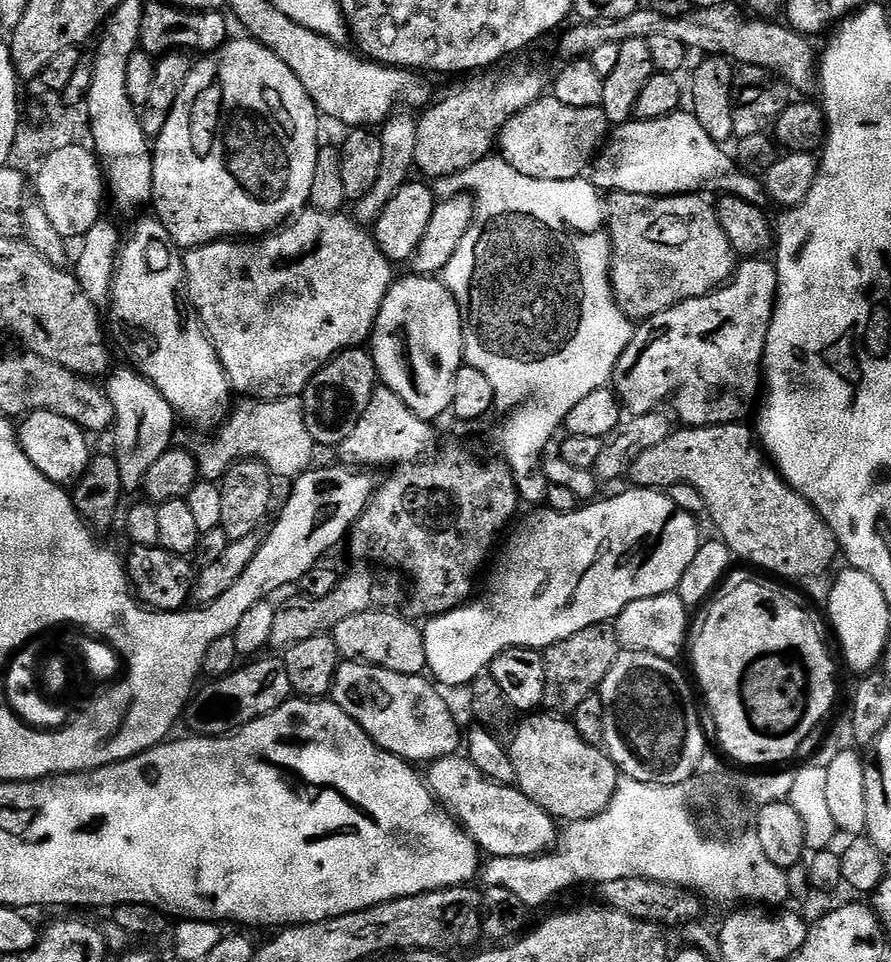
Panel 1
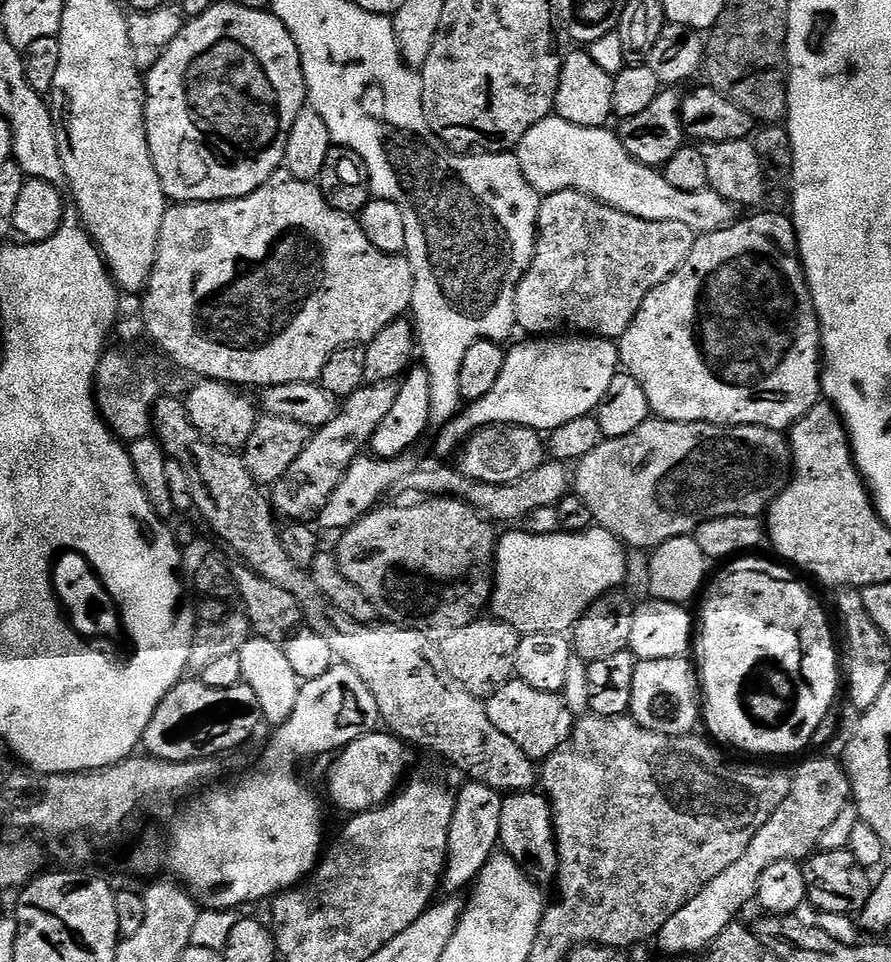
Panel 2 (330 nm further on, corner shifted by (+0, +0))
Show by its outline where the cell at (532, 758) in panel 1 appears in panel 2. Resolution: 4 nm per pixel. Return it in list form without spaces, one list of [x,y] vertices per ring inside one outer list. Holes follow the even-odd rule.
[[[513,678],[506,686],[499,688],[493,696],[488,697],[486,707],[490,714],[490,722],[494,722],[494,726],[498,726],[502,734],[506,734],[506,738],[511,738],[518,745],[518,750],[525,752],[534,762],[543,762],[555,756],[572,738],[574,715],[572,716],[564,698],[563,695],[554,692],[534,690],[534,686],[526,686],[526,682]]]

